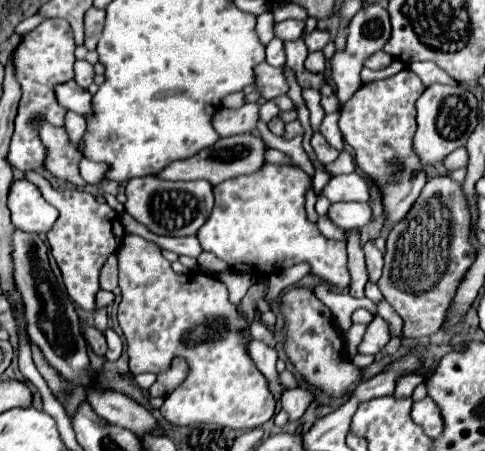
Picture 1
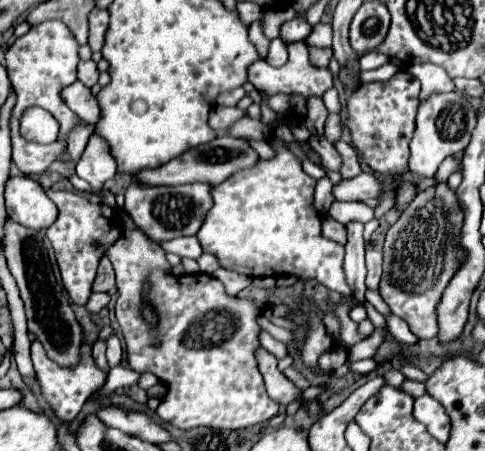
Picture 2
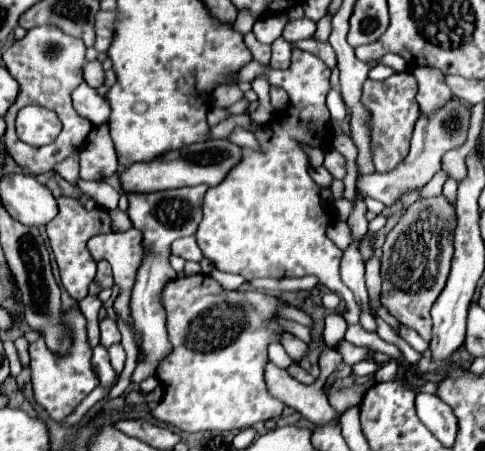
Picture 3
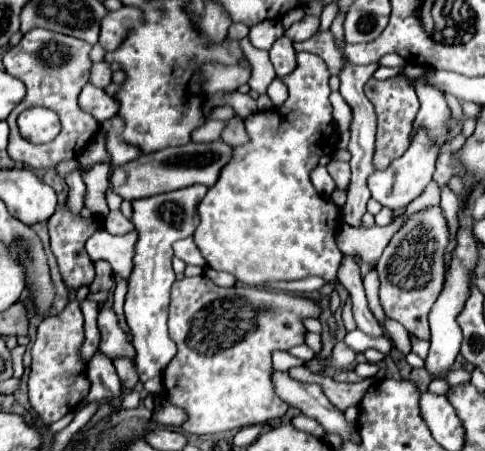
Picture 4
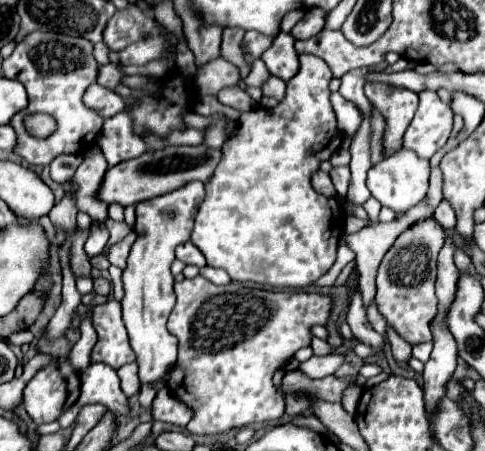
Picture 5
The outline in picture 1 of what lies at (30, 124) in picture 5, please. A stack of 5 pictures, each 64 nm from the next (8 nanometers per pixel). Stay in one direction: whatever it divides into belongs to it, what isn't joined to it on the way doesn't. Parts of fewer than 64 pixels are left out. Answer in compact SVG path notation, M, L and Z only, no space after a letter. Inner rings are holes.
M42 124L40 126L40 140L46 148L46 158L44 158L44 168L66 182L72 182L78 188L84 188L86 182L78 174L78 164L82 160L80 152L72 146L66 128L58 128L52 124Z

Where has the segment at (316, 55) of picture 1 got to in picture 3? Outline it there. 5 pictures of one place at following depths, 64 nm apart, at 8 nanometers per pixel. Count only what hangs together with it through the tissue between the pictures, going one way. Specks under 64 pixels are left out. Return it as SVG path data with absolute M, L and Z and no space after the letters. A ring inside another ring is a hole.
M308 38L308 40L300 40L296 42L296 46L300 46L302 50L308 50L310 54L318 56L328 68L334 68L336 66L336 54L332 52L332 46L330 44L322 44L314 38Z

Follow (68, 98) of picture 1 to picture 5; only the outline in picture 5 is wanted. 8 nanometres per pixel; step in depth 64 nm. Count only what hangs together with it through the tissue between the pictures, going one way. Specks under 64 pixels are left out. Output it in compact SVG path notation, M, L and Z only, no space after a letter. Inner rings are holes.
M90 84L84 92L84 104L92 110L96 110L102 118L110 118L126 108L122 96L118 96L114 90L100 88L98 84Z

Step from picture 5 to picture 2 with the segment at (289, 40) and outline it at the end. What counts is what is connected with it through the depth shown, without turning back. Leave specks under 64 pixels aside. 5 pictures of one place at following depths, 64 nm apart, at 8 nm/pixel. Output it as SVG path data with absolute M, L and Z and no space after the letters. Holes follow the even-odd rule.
M274 38L270 42L270 50L268 50L268 58L266 62L270 66L284 66L288 60L288 52L286 52L286 44L280 38Z

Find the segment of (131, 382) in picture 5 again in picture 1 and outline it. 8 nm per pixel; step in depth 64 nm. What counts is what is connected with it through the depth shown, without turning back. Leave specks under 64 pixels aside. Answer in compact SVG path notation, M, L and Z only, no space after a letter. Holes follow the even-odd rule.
M106 328L106 330L104 330L104 336L106 336L106 340L108 340L106 360L114 362L114 360L118 360L120 354L122 354L122 338L120 338L112 328Z

